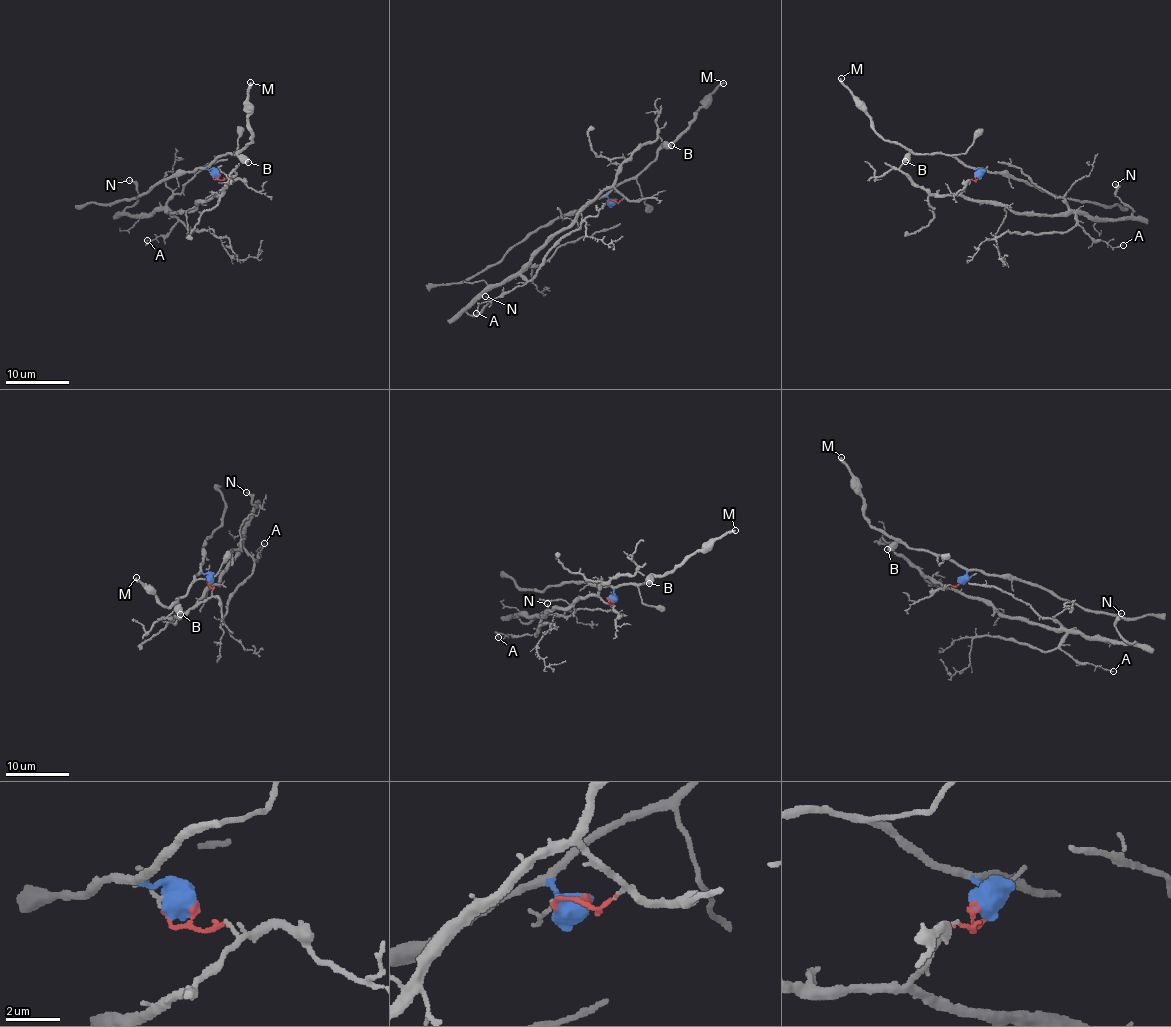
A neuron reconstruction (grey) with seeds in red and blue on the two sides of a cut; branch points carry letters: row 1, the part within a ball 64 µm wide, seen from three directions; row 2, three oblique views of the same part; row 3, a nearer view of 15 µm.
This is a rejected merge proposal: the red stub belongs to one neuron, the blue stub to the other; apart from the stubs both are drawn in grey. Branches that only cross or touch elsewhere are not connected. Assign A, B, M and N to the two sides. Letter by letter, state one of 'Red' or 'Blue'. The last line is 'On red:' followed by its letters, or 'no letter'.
A: Red
B: Blue
M: Blue
N: Red
On red: A, N

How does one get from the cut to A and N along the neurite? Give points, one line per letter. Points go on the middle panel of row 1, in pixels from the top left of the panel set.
A: (616, 201), (623, 197), (612, 187), (603, 191), (533, 256), (524, 272), (525, 282), (480, 303), (476, 312)
N: (616, 201), (624, 196), (612, 187), (596, 197), (465, 310), (476, 315), (490, 300), (485, 297)

